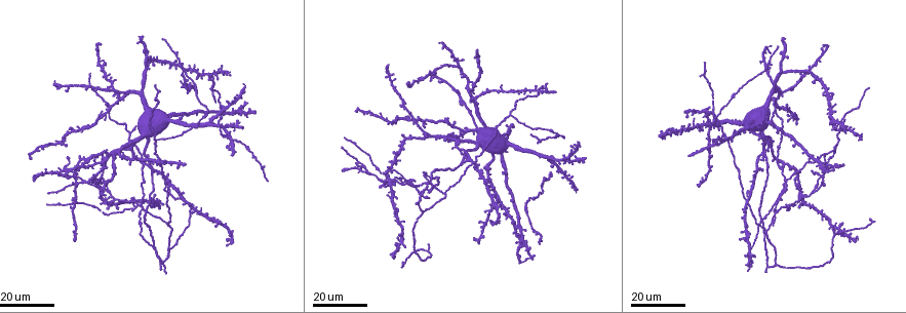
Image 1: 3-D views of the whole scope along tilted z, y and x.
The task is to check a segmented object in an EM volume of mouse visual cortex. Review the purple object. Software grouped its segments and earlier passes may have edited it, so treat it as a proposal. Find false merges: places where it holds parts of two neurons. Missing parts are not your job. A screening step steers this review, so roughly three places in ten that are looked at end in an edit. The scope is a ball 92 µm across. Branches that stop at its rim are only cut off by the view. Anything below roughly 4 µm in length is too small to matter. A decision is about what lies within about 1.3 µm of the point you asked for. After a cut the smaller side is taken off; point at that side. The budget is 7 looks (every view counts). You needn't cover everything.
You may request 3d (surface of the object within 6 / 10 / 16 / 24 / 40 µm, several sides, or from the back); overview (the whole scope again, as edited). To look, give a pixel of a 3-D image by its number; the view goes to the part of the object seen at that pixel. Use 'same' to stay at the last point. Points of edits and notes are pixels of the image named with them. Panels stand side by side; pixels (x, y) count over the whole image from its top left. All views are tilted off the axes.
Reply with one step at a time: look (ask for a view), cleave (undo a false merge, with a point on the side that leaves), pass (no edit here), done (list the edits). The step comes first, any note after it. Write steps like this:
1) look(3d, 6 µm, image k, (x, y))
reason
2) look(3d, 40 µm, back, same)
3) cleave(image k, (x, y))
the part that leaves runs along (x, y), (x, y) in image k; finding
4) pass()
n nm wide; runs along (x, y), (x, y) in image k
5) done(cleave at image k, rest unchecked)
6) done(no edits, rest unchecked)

look(3d, 16 µm, image 1, (789, 207))
arms part here

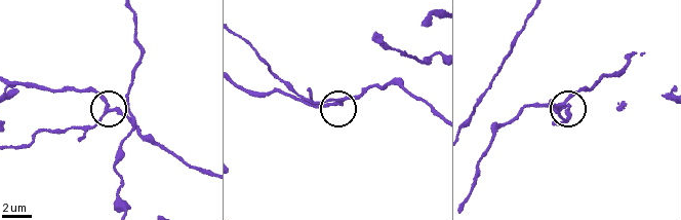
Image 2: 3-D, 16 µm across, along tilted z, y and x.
look(3d, 6 µm, image 2, (557, 108))

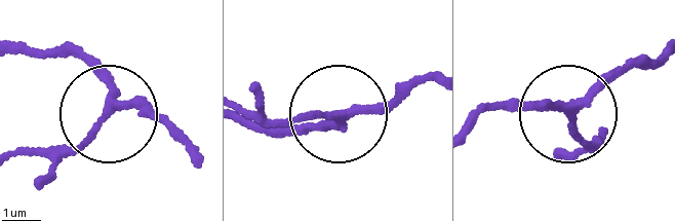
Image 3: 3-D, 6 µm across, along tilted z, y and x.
look(3d, 6 µm, back, image 3, (572, 112))

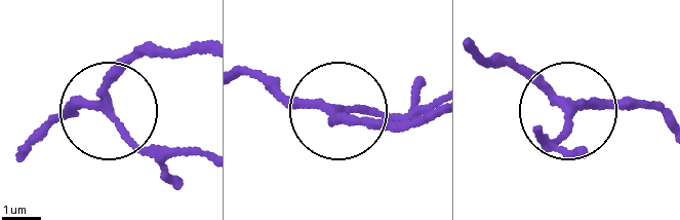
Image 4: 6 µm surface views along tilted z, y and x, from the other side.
pass()
runs along (470, 45), (568, 108), (558, 136), (541, 139) in image 4; continuous, no second neuron

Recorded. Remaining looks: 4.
look(3d, 16 µm, image 1, (812, 194))
three-way junction

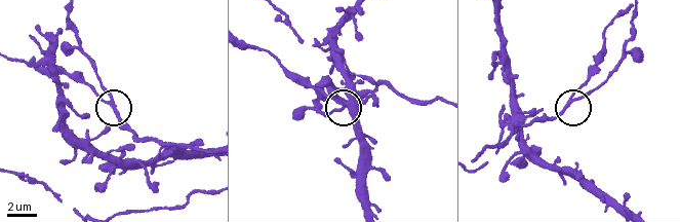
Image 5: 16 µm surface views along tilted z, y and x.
look(3d, 6 µm, image 5, (114, 100))

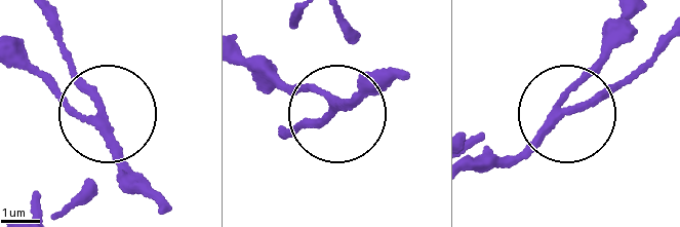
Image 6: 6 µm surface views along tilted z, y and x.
pass()
3 arms; runs along (156, 202), (129, 183), (98, 103), (74, 80), (60, 32) in image 6; one neuron here

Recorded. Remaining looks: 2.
look(3d, 16 µm, image 1, (429, 136))
four-way junction

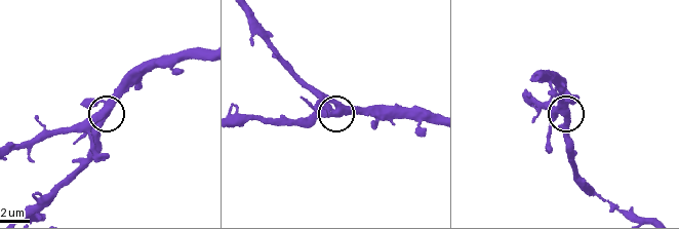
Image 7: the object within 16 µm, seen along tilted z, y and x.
look(3d, 6 µm, image 7, (334, 110))

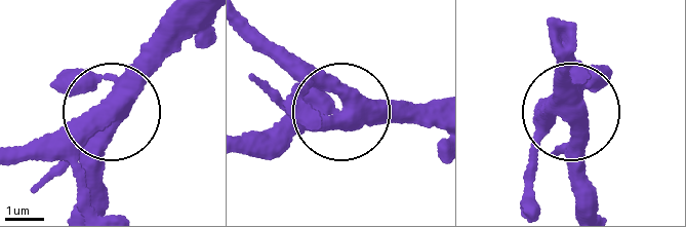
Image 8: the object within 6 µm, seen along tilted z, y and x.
pass()
runs along (202, 23), (114, 112), (17, 155) in image 8; all the same neuron

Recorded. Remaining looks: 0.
done(no edits, rest unchecked)

